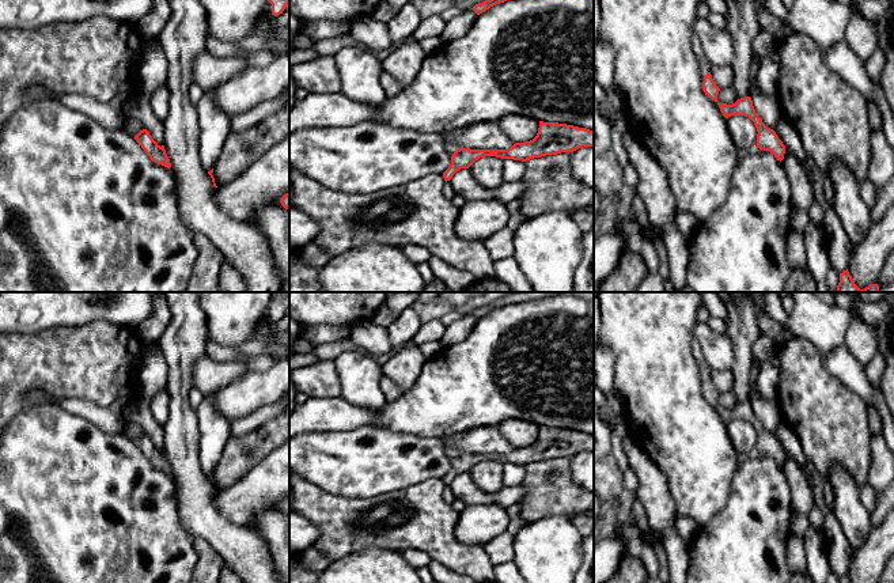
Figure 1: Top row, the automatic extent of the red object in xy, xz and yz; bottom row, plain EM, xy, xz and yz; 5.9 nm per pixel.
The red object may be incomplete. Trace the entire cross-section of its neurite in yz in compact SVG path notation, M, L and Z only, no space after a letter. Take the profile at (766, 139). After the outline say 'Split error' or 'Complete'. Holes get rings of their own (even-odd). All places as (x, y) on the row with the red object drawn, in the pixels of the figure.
M750 96L740 98L732 105L727 105L727 103L717 103L717 105L726 118L731 116L749 117L754 122L758 132L757 148L764 149L764 151L770 151L780 162L784 159L785 145L779 139L776 132L768 128L762 122L762 120L758 117Z. Complete

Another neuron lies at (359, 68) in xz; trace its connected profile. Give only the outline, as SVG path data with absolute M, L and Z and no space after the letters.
M348 46L336 56L341 77L341 92L359 103L379 106L386 94L379 83L382 61L363 46Z

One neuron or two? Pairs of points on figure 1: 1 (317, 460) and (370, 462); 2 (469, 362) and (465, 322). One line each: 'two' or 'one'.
1: one
2: two

